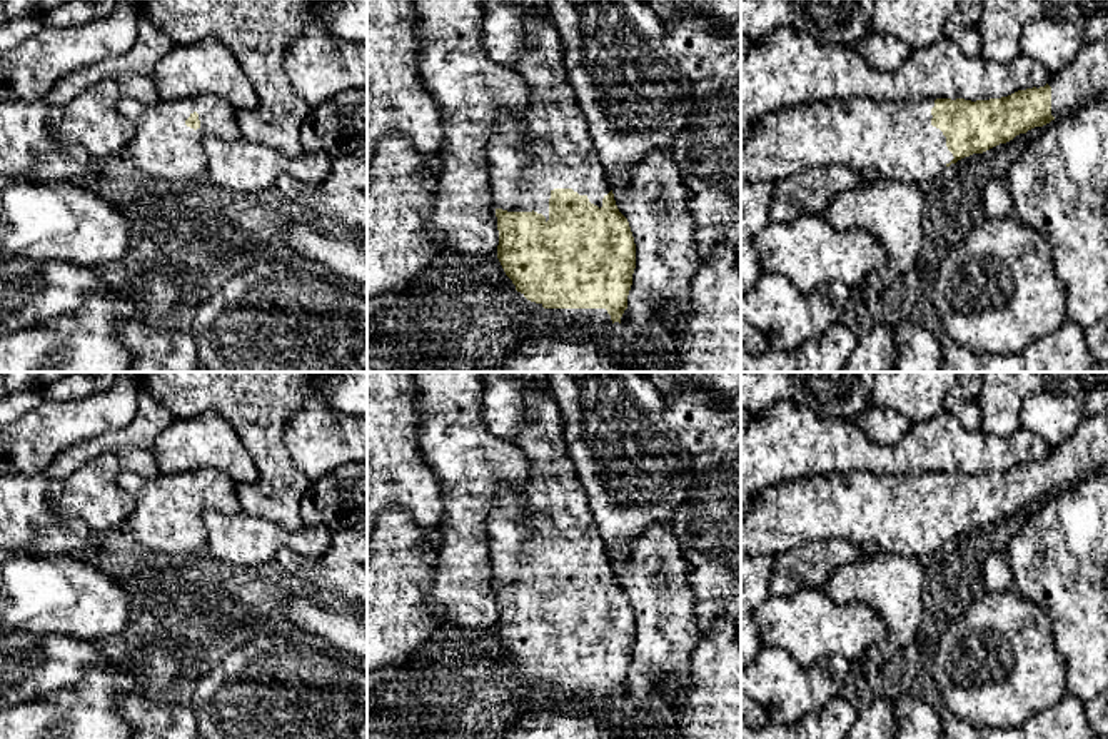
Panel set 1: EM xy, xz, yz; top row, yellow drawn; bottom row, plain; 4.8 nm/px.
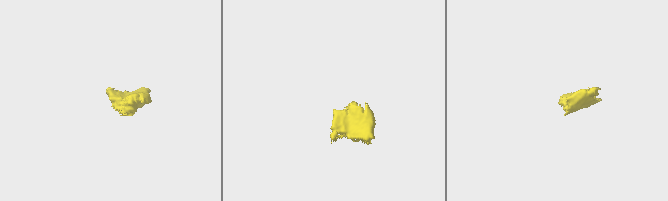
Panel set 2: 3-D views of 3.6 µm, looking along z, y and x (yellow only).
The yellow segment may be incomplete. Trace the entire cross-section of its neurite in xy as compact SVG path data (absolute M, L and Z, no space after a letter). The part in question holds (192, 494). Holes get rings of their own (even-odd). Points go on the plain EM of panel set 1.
M212 467L152 479L122 472L117 480L135 500L127 522L137 542L164 554L194 554L207 547L207 509L229 515L242 510L237 482Z

